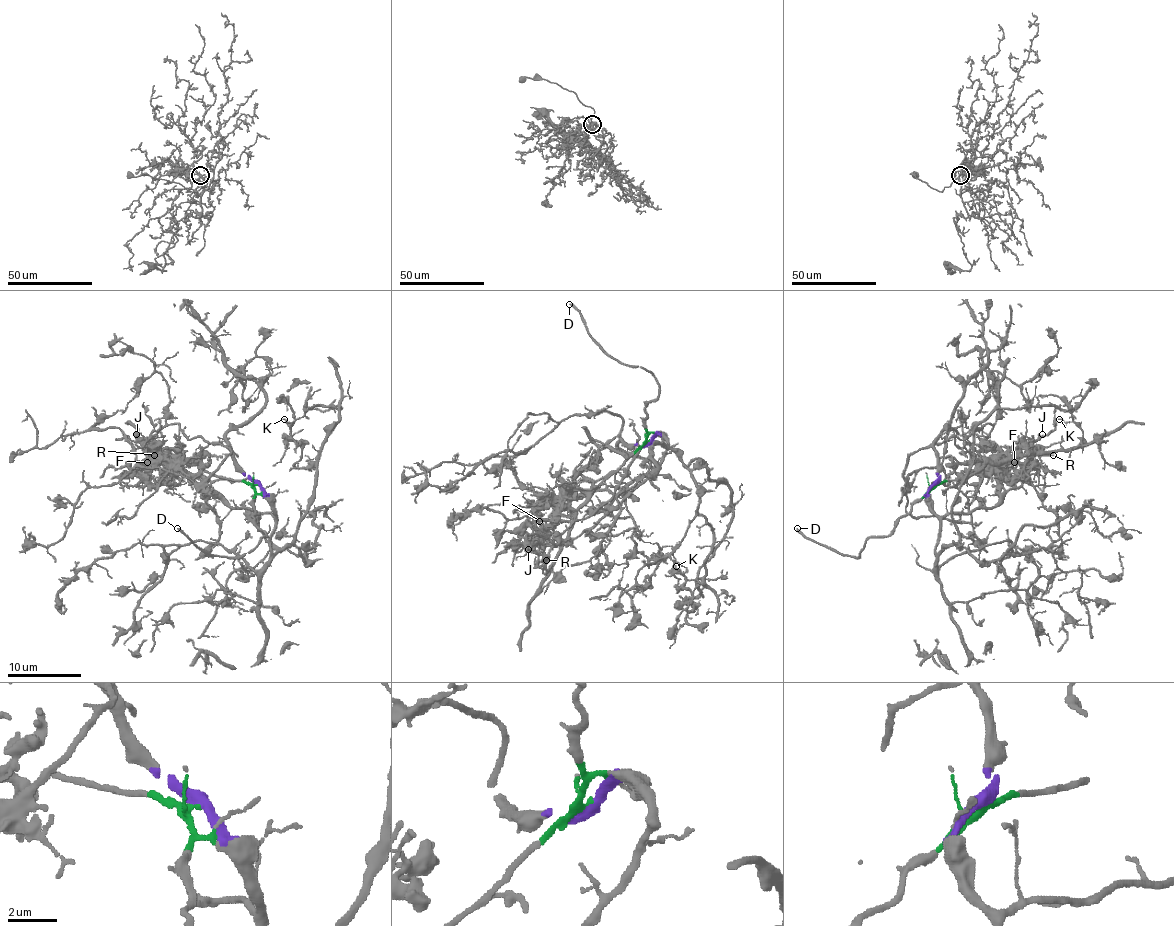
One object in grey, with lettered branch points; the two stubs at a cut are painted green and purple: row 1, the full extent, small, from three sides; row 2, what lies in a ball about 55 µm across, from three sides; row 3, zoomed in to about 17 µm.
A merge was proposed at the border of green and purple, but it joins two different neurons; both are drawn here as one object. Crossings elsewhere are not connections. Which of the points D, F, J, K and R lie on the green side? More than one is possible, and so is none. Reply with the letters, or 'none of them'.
D, F, J, R

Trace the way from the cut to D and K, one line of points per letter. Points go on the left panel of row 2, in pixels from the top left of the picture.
D: (256, 484), (254, 519), (267, 534), (250, 551), (217, 556), (199, 547), (176, 529)
K: (256, 484), (274, 512), (278, 553), (292, 540), (340, 409), (313, 405), (283, 418)

